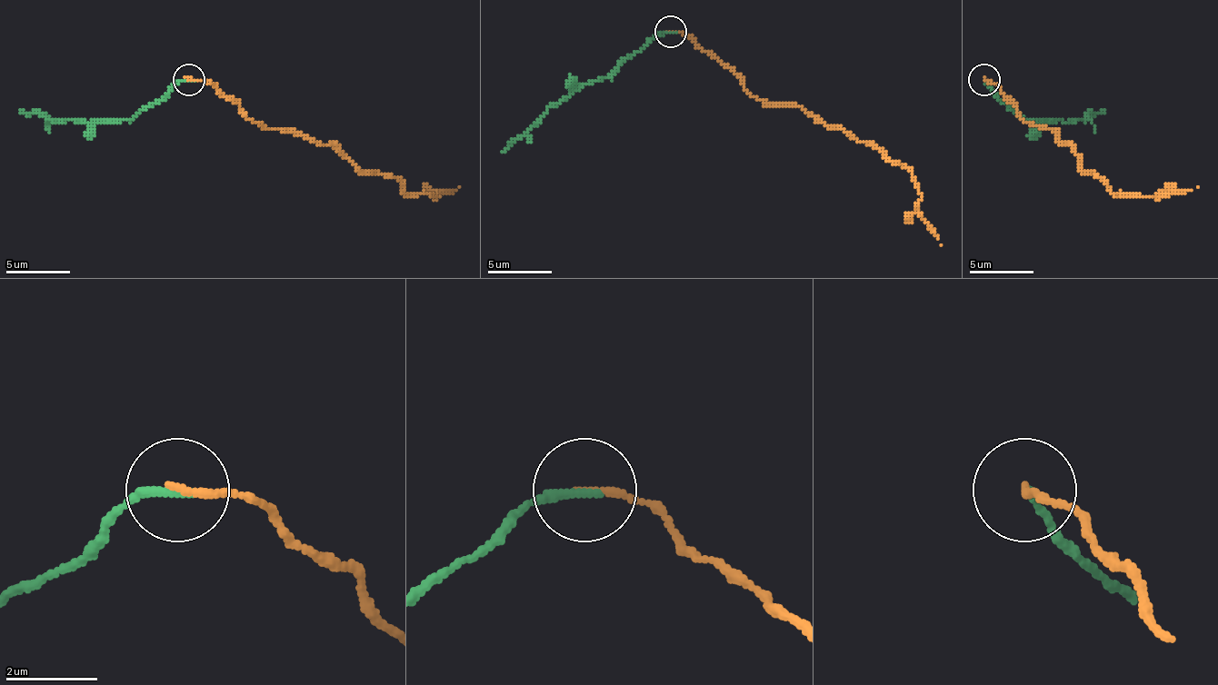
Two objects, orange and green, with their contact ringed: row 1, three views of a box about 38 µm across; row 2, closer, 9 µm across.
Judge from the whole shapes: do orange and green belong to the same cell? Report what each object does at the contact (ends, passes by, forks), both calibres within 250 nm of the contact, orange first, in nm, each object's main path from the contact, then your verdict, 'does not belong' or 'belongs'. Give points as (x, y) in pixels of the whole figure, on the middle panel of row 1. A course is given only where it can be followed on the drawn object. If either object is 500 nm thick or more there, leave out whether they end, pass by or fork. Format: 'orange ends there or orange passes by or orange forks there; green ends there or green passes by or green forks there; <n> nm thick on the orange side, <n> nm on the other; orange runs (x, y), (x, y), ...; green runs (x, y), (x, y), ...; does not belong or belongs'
orange ends there; green ends there; 170 nm thick on the orange side, 200 nm on the other; orange runs (670, 32), (693, 38), (753, 96), (795, 103), (873, 142), (912, 174), (922, 197), (918, 216), (941, 245); green runs (670, 32), (656, 32), (612, 71), (579, 84), (502, 152); does not belong

